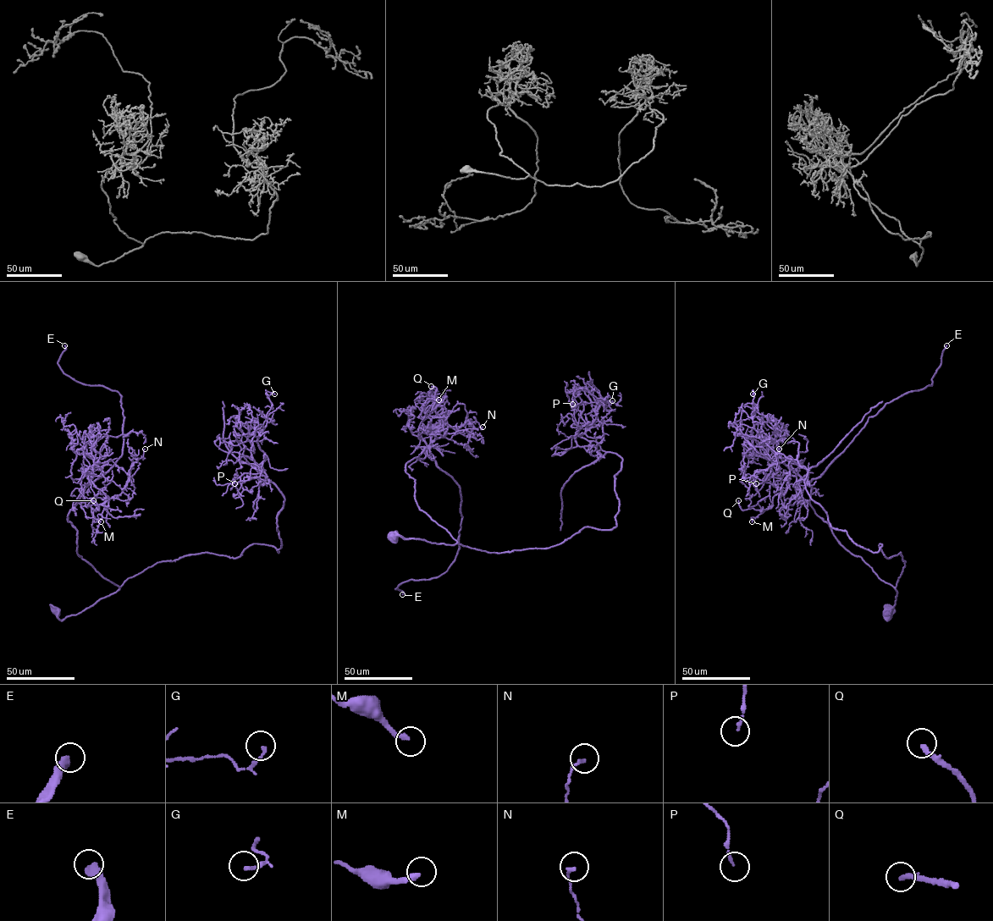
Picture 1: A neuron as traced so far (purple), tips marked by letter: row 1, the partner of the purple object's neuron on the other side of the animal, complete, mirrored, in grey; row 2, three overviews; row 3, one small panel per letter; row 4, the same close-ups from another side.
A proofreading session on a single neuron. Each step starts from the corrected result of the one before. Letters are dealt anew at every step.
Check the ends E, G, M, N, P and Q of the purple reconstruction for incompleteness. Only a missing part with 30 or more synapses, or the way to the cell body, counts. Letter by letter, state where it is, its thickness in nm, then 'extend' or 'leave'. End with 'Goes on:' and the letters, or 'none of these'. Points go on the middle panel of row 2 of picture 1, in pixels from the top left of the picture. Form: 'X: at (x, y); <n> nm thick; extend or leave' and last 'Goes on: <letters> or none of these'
E: at (402, 594); 440 nm thick; extend
G: at (612, 400); 150 nm thick; leave
M: at (438, 399); 260 nm thick; leave
N: at (482, 427); 150 nm thick; leave
P: at (572, 404); 140 nm thick; leave
Q: at (431, 386); 240 nm thick; leave
Goes on: E

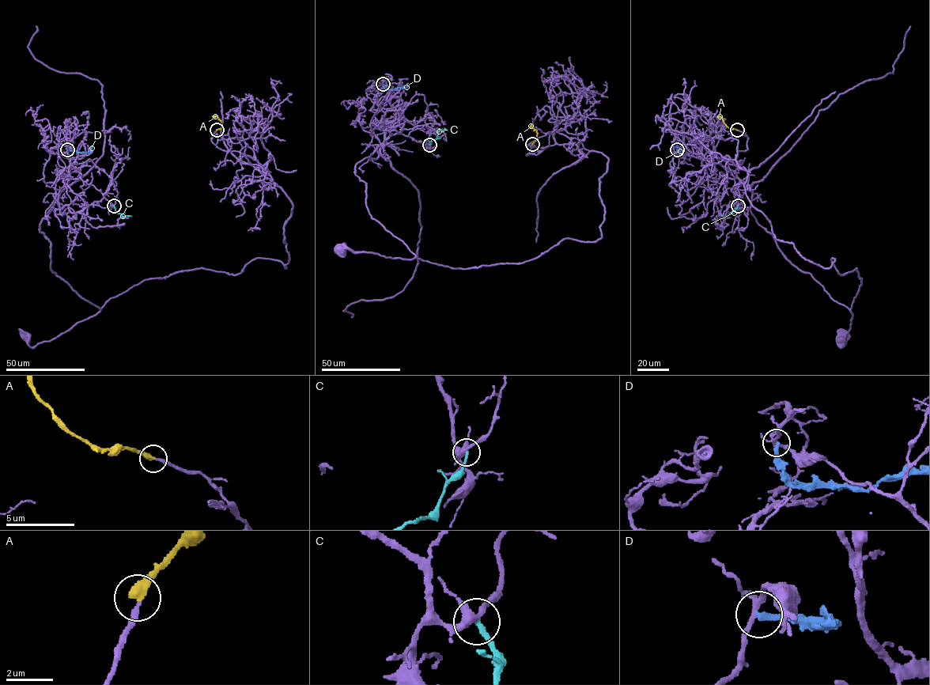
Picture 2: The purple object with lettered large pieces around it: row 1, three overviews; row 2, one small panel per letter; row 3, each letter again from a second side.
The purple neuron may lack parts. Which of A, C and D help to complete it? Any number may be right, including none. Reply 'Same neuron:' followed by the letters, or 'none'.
Same neuron: A

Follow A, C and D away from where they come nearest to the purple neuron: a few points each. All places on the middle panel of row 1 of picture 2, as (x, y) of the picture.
A: (532, 144), (536, 130), (531, 126), (527, 129)
C: (429, 145), (441, 130), (447, 130)
D: (383, 84), (385, 88), (393, 89), (406, 87), (407, 83)

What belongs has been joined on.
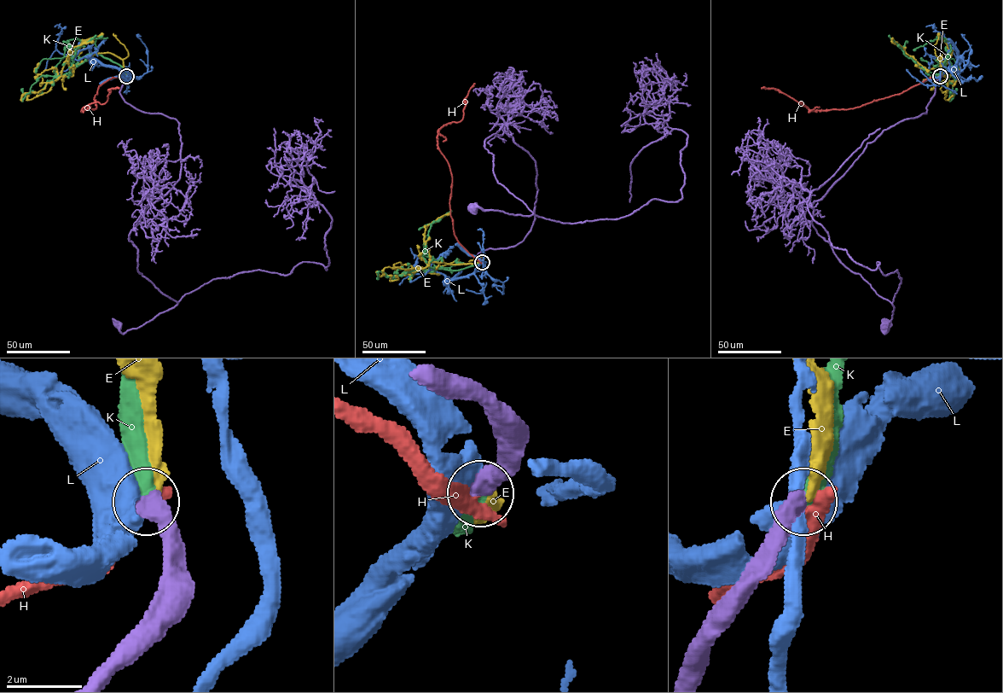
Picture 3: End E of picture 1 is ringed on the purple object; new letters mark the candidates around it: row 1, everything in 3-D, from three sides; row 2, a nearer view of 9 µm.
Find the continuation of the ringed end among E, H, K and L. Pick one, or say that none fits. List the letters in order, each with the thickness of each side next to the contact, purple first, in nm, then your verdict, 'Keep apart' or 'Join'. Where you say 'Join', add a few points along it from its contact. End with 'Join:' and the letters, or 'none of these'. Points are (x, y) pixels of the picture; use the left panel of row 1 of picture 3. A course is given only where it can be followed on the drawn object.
E: Thickness 500 nm (purple) against 300 nm. Keep apart
H: Thickness 500 nm (purple) against 480 nm. Keep apart
K: Thickness 500 nm (purple) against 400 nm. Join. Its course: (126, 76), (118, 65), (100, 55), (90, 54), (81, 57), (73, 71), (67, 73), (75, 49), (95, 35)
L: Thickness 550 nm (purple) against 750 nm. Keep apart
Join: K

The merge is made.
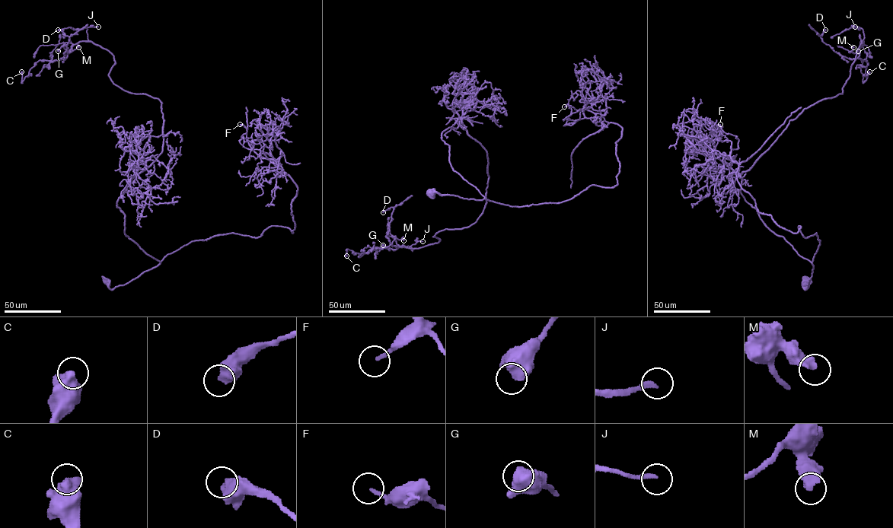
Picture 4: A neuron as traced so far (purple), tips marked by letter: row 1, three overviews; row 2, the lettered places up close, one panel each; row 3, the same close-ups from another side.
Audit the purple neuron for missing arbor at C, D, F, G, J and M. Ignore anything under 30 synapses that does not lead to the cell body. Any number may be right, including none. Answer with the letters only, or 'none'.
J

